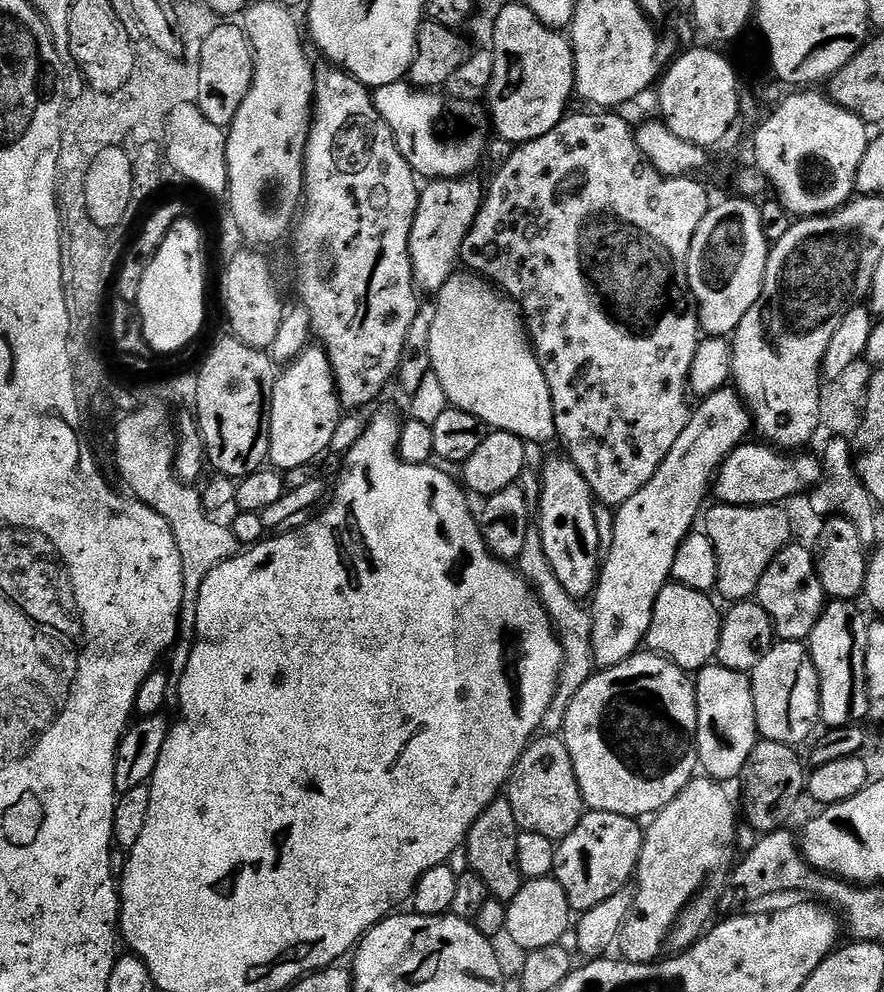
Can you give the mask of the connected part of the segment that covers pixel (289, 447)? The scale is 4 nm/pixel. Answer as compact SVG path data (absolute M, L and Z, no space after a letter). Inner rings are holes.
M312 344L305 348L301 355L286 366L286 372L279 375L274 385L266 427L267 459L274 469L306 467L331 446L340 428L342 405L334 366L323 347L318 346Z

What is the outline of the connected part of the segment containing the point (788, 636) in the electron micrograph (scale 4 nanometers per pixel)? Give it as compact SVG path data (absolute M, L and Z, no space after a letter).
M797 542L789 543L770 562L754 588L754 596L760 599L759 607L776 619L776 632L781 641L807 641L826 607L826 593L820 580L818 560L808 548Z

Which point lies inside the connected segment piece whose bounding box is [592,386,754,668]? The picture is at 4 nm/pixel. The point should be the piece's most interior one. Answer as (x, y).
(650, 528)

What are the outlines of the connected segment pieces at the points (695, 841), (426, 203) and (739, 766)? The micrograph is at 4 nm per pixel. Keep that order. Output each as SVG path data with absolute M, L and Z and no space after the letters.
M693 778L679 789L680 792L660 813L656 816L656 821L652 825L647 825L644 833L644 845L640 851L640 863L638 865L638 881L640 880L640 889L635 889L632 909L628 915L628 920L624 924L622 933L622 945L624 944L623 955L630 960L639 960L641 962L652 962L657 958L663 957L665 954L675 954L685 948L692 947L701 936L704 935L709 927L710 921L713 919L712 911L716 908L716 903L720 900L720 895L724 892L724 884L729 883L730 873L734 868L734 859L732 860L732 847L736 844L736 796L727 788L719 779L699 780Z
M464 176L436 178L429 188L420 193L420 205L416 211L416 221L412 227L412 274L421 289L432 294L439 293L457 271L456 263L462 260L464 243L468 241L470 230L484 205L485 185Z
M710 662L704 667L706 668L701 672L699 680L696 680L695 692L698 706L696 718L697 735L702 738L704 736L712 736L708 742L709 745L704 748L705 765L708 764L709 768L714 771L711 773L721 777L728 776L731 772L741 771L740 773L743 773L747 769L751 761L752 752L760 740L751 677L746 672L744 674L738 670L733 671L730 668L726 668L720 665L720 662Z

